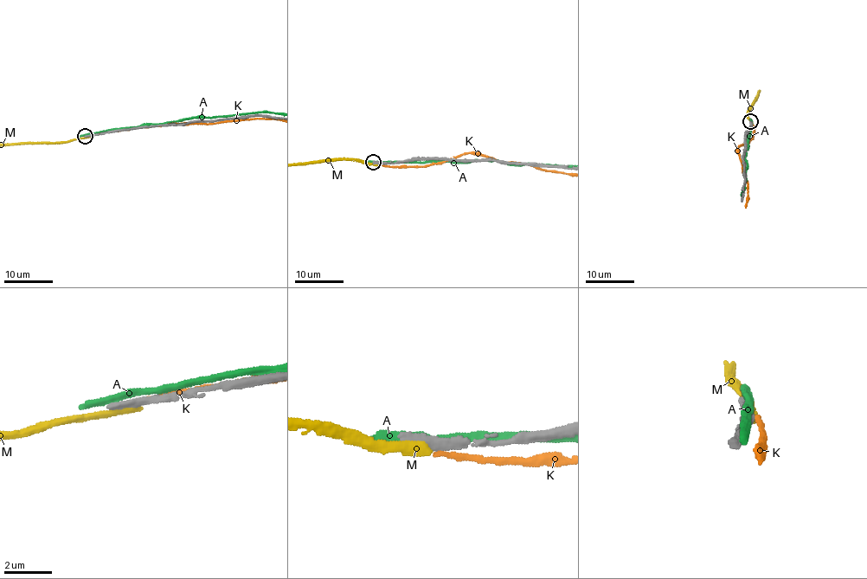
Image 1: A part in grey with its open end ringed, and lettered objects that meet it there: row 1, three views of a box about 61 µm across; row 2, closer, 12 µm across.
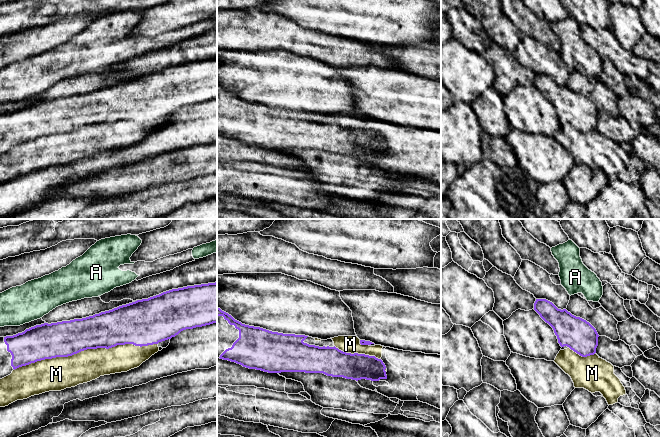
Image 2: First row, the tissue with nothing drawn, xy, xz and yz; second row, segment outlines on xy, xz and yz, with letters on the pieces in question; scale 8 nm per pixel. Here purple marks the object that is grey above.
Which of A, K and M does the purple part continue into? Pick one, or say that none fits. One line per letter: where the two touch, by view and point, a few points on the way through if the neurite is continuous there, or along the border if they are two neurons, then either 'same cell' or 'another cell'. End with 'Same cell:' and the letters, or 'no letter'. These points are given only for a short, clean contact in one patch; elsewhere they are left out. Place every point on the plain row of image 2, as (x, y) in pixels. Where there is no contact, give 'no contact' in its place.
A: no contact; another cell
K: no contact; another cell
M: contact xy (85, 125); another cell
Same cell: no letter

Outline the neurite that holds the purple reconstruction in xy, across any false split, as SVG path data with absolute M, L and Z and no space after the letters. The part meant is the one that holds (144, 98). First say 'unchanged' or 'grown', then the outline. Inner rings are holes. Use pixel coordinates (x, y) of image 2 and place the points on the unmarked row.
grown; M217 58L172 65L148 75L119 82L93 92L57 99L44 99L26 105L13 112L0 113L0 155L13 146L37 137L56 133L68 133L87 125L112 124L117 121L133 120L148 122L171 115L186 105L217 99Z

